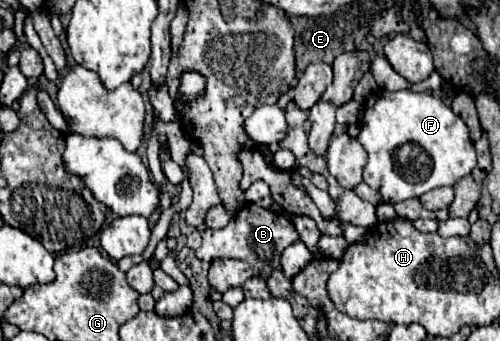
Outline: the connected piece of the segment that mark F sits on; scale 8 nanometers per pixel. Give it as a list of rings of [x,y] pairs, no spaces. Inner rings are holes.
[[[382,90],[380,96],[370,96],[364,108],[358,142],[368,152],[364,182],[370,188],[378,190],[382,200],[390,204],[408,198],[420,198],[424,192],[434,190],[438,186],[454,186],[476,166],[476,152],[474,144],[470,142],[466,124],[462,122],[462,118],[454,116],[454,112],[442,100],[430,96],[428,92],[416,94],[412,90],[398,90],[398,92]],[[406,142],[418,144],[430,156],[432,172],[428,176],[428,182],[408,182],[394,170],[392,152]]]

